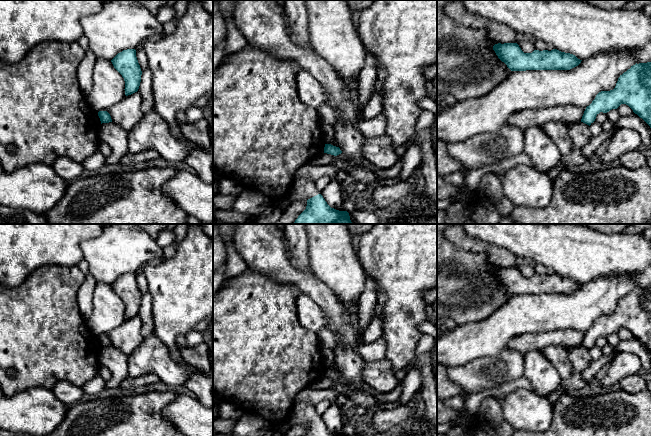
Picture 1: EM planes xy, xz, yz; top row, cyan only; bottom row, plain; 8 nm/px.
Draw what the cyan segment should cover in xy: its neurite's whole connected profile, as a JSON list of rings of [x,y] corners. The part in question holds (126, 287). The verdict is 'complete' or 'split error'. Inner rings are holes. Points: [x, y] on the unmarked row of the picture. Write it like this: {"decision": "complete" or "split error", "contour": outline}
{"decision": "complete", "contour": [[[127,273],[118,277],[111,284],[114,292],[122,299],[125,305],[125,319],[138,315],[142,295],[136,281],[135,273]]]}

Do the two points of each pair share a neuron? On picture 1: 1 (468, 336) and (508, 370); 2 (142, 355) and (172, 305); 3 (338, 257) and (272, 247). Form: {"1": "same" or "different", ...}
{"1": "different", "2": "different", "3": "different"}

